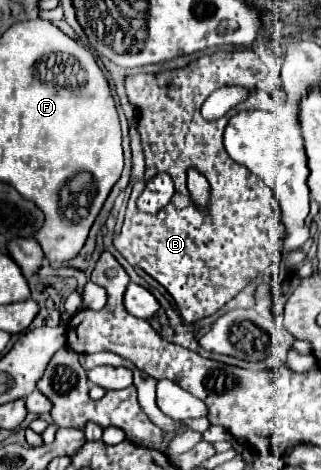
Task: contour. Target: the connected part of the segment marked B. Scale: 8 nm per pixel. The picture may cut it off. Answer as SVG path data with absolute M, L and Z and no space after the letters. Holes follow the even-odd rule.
M259 37L253 48L213 46L193 54L177 56L167 62L157 62L157 74L133 74L125 78L127 98L135 106L137 118L139 118L137 132L141 136L141 146L145 154L145 174L143 174L143 180L133 186L123 228L121 228L121 234L113 238L113 246L121 252L121 256L131 266L145 270L171 294L171 298L179 308L183 324L187 326L219 312L231 298L235 298L245 286L255 281L259 274L265 274L265 270L273 262L279 262L283 222L281 222L281 210L277 204L277 194L275 190L271 190L267 182L251 174L245 166L231 160L231 156L225 152L225 146L223 146L223 130L229 118L239 110L259 112L259 120L263 118L263 110L269 110L268 106L271 106L270 85L282 83L280 72L283 56L283 42L271 42L268 37ZM225 86L247 86L247 99L237 104L233 110L229 110L223 118L215 122L207 122L201 116L201 104L207 100L211 92ZM189 168L197 168L211 186L209 210L199 210L195 204L191 204L191 196L187 190ZM159 172L167 172L173 178L175 194L173 194L173 200L163 210L159 210L157 214L145 214L137 208L137 198L143 192L147 178L153 178Z

